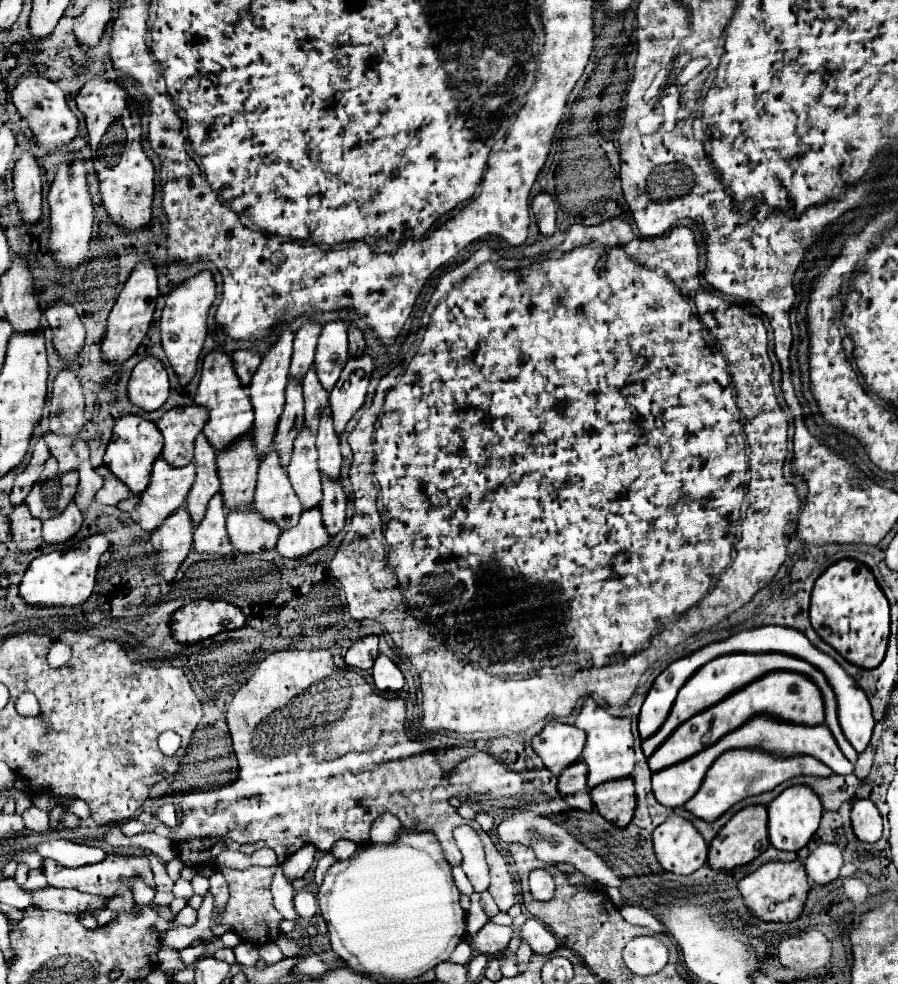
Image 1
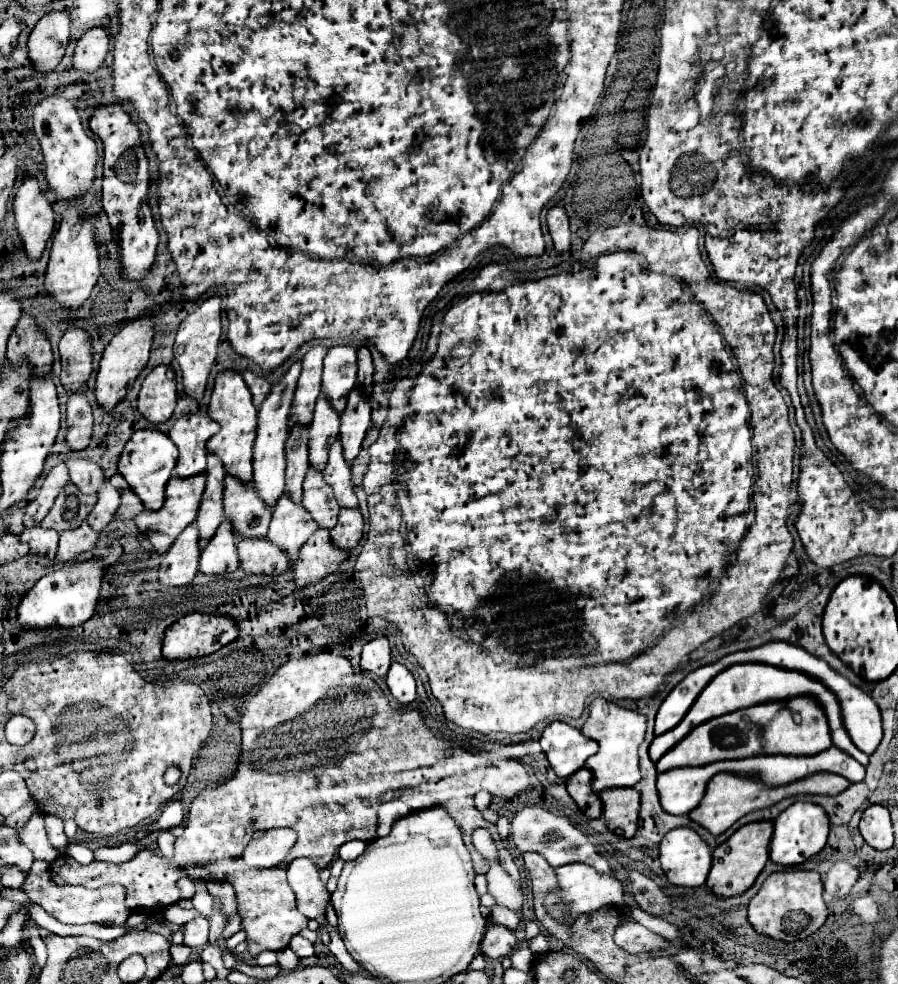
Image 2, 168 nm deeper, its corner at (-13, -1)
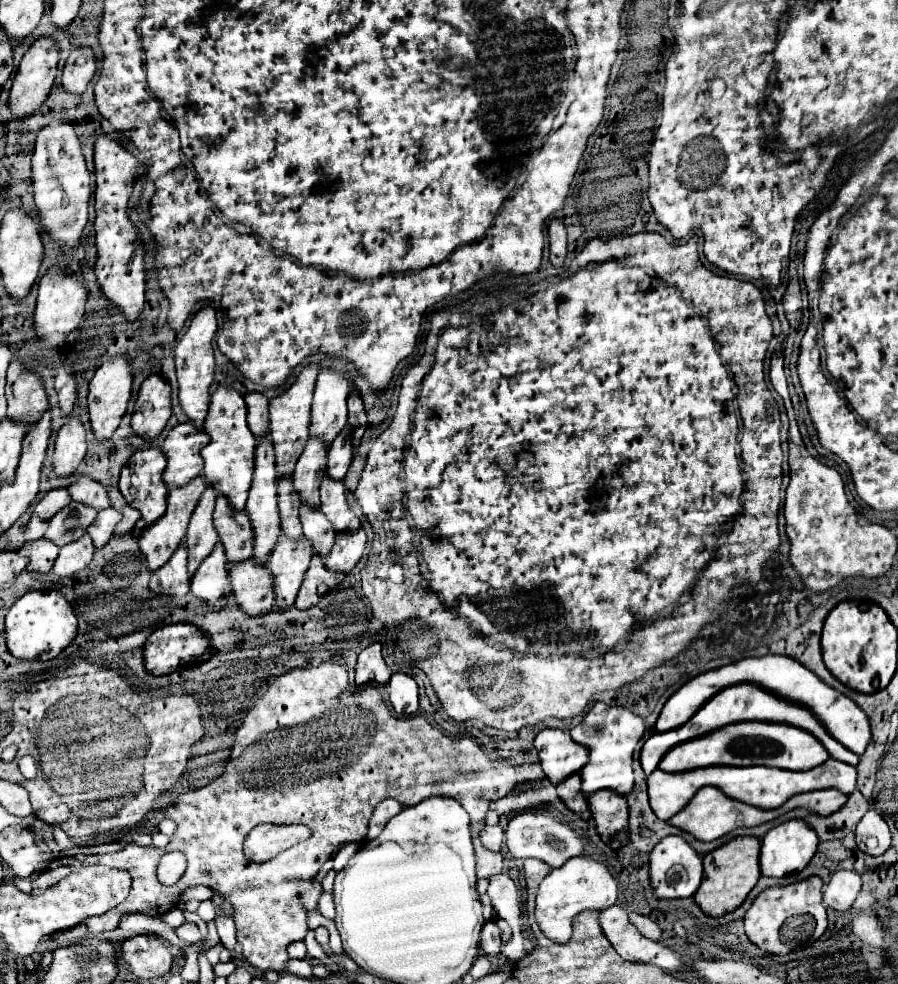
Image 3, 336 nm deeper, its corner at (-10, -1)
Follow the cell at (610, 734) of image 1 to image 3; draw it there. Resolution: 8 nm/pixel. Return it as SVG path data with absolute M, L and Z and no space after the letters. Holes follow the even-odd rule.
M595 703L593 709L583 717L583 721L571 729L575 743L589 747L589 763L579 771L581 791L591 795L601 789L611 789L619 795L627 795L633 789L633 751L643 737L643 719L625 707L609 707L605 703Z

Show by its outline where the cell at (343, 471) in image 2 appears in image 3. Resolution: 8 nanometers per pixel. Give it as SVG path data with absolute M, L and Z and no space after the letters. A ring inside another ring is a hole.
M327 475L321 483L321 511L331 521L335 533L349 533L361 529L361 521L355 517L355 513L351 513L347 505L343 483L333 481Z

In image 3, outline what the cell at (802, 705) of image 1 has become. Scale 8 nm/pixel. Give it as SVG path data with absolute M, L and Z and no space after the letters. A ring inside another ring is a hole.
M735 723L725 729L713 731L711 735L703 735L685 743L675 745L659 763L659 769L665 773L681 773L693 771L699 767L713 765L765 765L787 771L807 771L829 759L825 747L803 729L795 729L791 725L775 725L775 723Z

